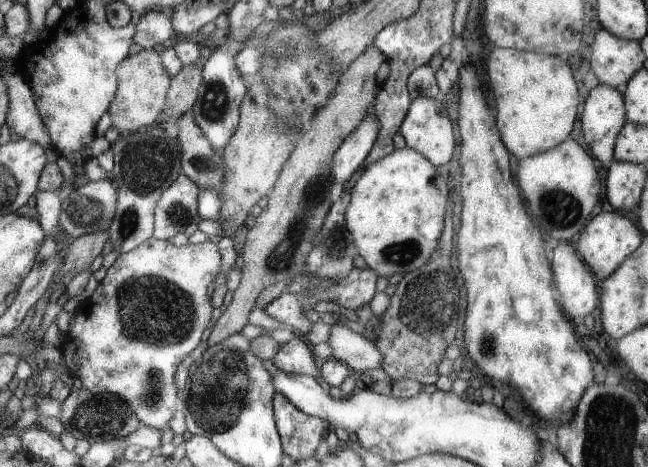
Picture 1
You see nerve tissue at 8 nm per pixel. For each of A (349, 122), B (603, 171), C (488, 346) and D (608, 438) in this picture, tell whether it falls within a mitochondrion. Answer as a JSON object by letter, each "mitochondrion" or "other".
{"A":"other","B":"other","C":"mitochondrion","D":"mitochondrion"}

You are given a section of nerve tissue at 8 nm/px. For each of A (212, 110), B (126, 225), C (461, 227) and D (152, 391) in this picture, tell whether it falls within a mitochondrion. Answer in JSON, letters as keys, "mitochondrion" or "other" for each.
{"A":"mitochondrion","B":"mitochondrion","C":"other","D":"mitochondrion"}

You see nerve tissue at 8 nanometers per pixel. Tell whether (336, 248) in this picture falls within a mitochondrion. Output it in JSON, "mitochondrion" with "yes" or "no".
{"mitochondrion":"yes"}

